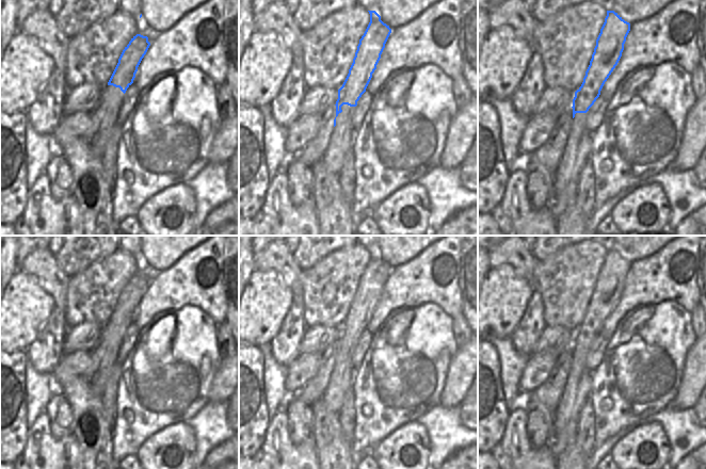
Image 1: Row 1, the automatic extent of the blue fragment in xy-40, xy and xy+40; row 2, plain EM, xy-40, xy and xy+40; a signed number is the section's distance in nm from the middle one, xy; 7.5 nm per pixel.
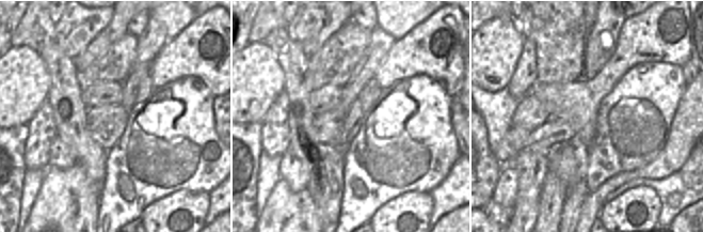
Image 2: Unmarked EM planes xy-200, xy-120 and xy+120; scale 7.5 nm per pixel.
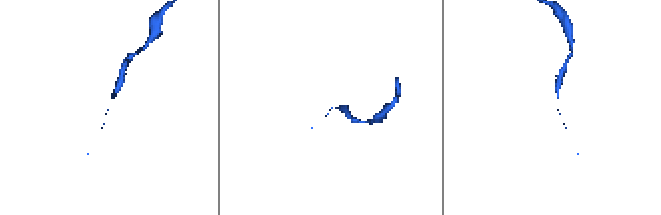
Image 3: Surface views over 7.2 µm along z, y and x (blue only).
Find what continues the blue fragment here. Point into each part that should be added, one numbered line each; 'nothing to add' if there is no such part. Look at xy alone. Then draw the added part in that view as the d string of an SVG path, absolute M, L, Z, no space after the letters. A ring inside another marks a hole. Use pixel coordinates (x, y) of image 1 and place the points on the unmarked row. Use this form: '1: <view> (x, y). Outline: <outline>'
1: xy (314, 389). Outline: M336 344L331 350L326 350L322 354L321 366L317 374L306 382L296 392L296 398L300 401L312 407L320 399L323 399L323 394L334 371L335 356Z

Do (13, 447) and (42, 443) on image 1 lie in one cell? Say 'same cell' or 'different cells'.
different cells

